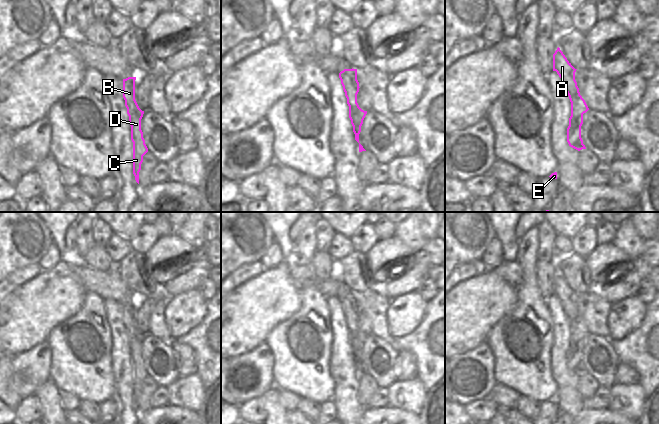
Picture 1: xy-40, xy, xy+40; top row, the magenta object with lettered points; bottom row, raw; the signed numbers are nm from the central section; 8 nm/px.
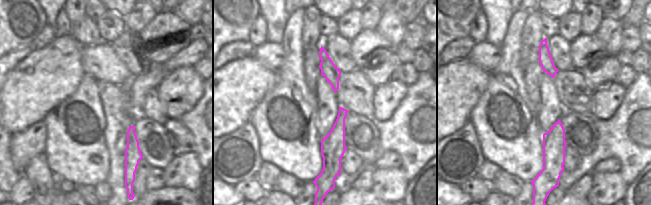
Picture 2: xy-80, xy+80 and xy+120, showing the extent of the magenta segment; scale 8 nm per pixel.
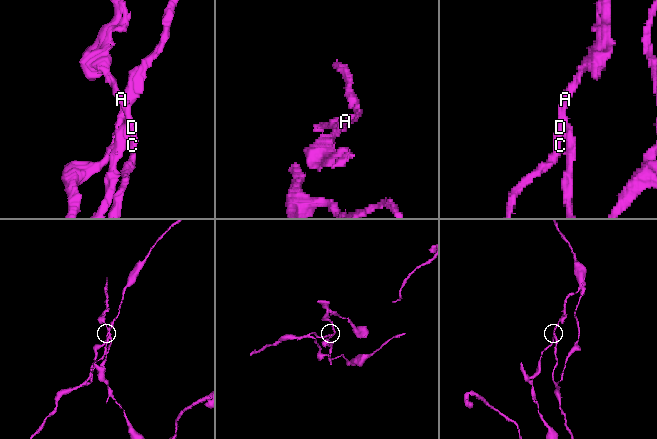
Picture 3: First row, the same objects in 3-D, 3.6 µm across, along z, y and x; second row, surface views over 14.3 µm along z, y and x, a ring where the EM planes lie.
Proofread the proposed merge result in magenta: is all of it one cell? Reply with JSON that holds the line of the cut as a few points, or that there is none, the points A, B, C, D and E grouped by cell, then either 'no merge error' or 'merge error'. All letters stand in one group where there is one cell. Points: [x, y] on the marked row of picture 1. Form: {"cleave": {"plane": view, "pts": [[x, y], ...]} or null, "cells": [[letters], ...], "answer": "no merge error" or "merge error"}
{"cleave": {"plane": "xy+40", "pts": [[580, 95], [577, 98], [570, 99]]}, "cells": [["A", "B", "C", "D"], ["E"]], "answer": "merge error"}

